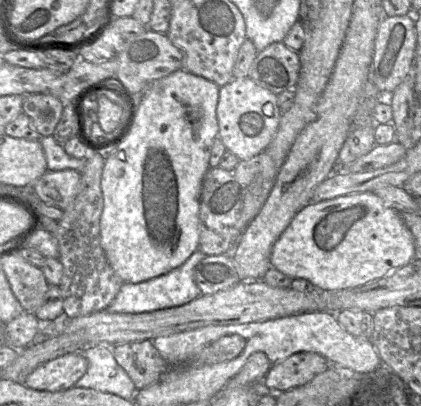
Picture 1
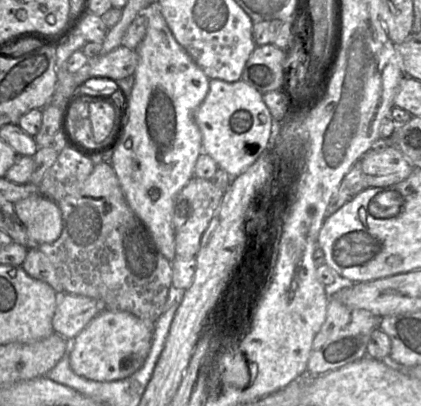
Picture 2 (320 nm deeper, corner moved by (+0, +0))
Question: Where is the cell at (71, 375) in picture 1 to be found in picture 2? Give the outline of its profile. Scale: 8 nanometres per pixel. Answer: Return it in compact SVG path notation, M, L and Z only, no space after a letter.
M101 311L71 341L68 354L72 371L93 381L129 377L142 367L149 354L154 324L124 311Z

